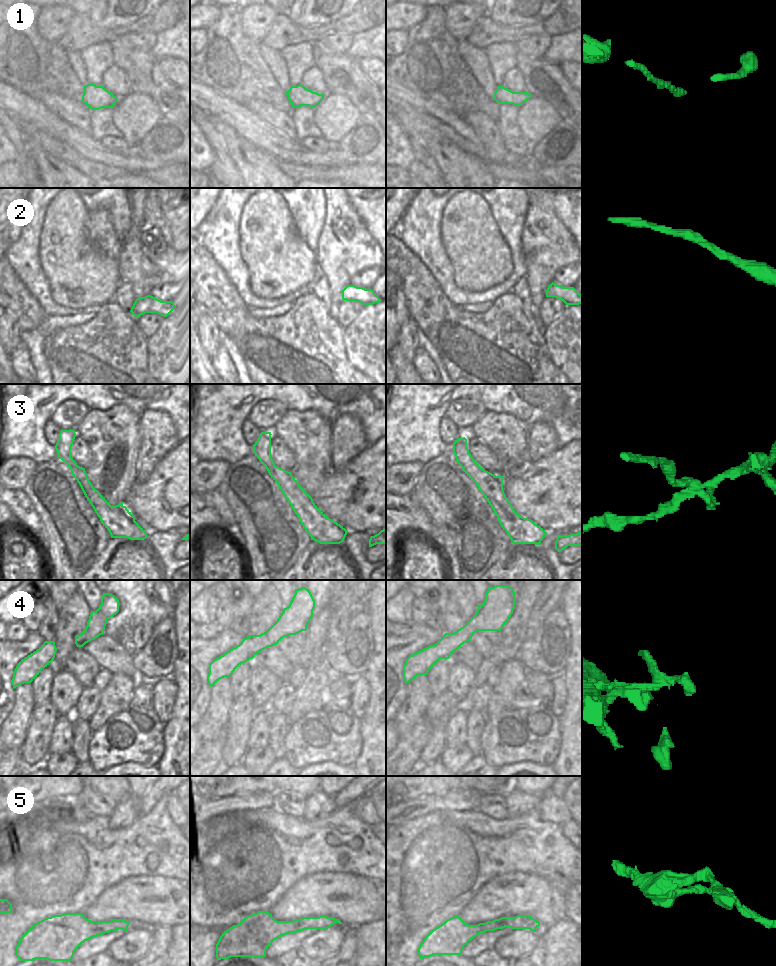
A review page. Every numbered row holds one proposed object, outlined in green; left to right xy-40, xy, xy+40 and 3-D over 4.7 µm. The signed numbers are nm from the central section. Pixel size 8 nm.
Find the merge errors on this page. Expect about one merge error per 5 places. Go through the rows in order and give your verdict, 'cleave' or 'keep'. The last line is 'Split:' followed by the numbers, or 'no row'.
1: keep
2: keep
3: cleave
4: keep
5: keep
Split: 3

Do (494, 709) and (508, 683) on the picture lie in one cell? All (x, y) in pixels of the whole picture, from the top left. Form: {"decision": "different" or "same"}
{"decision": "same"}

